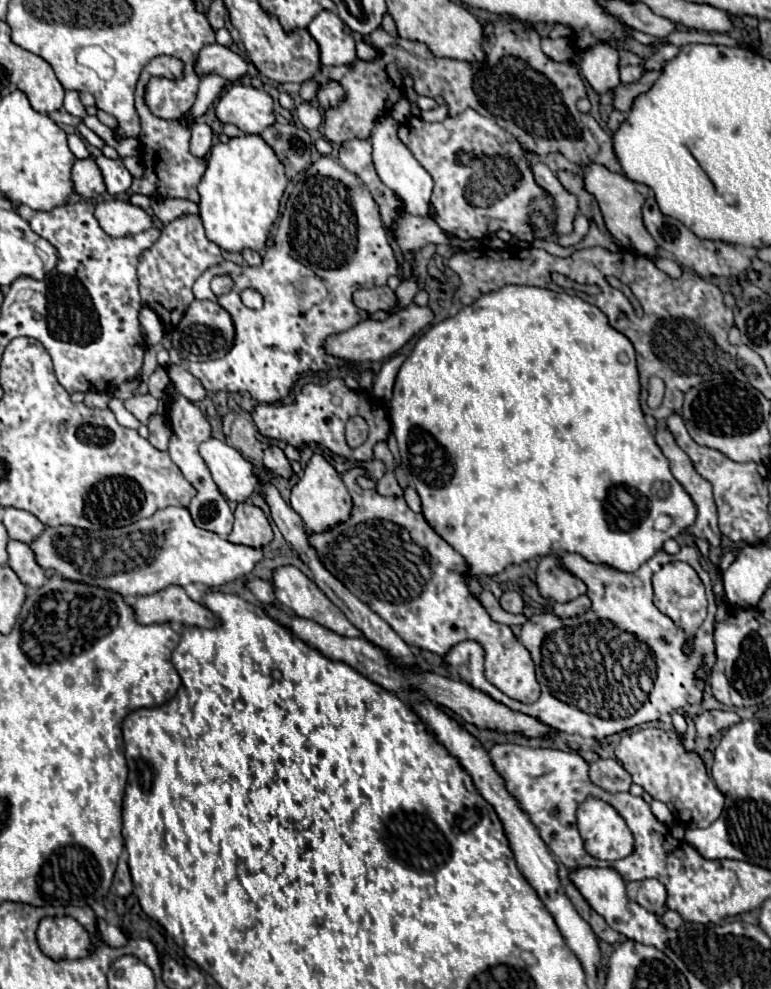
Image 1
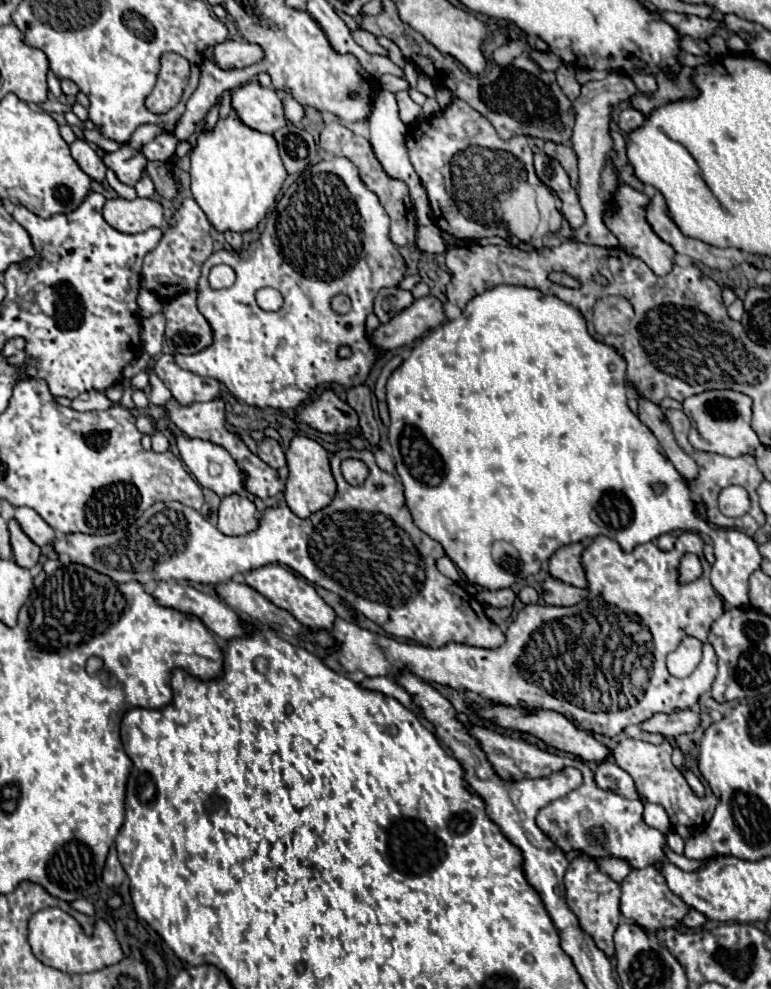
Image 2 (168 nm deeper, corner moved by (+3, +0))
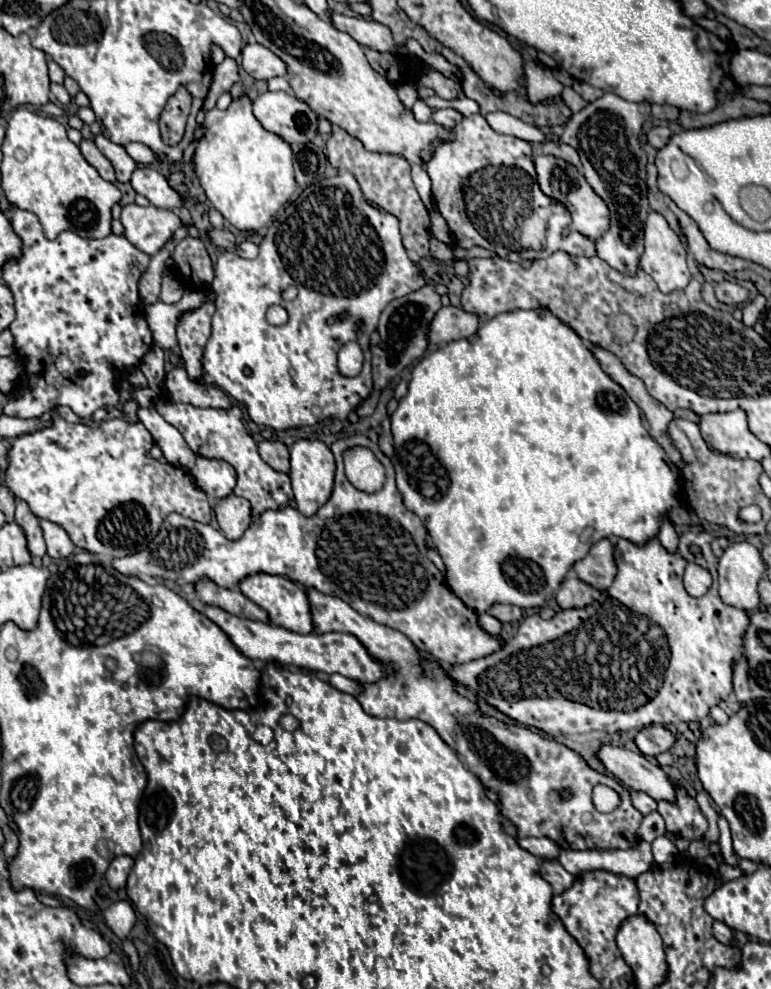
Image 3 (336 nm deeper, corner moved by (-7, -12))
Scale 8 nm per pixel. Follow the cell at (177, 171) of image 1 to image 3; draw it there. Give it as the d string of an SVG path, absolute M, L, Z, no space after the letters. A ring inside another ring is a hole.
M180 88L166 104L159 118L162 140L165 144L174 146L178 144L185 132L185 126L190 114L190 96L186 88Z

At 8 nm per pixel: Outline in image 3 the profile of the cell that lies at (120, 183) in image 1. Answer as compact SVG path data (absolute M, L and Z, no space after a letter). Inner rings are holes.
M136 168L132 172L132 188L146 196L150 200L150 204L158 206L158 208L178 208L178 206L186 206L188 200L178 194L168 180L154 168Z

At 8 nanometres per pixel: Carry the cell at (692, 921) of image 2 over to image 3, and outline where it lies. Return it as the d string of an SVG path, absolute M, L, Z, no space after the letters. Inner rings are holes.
M714 922L714 936L716 936L716 940L720 940L722 944L732 944L732 942L734 942L734 932L732 932L732 928L728 928L724 922Z

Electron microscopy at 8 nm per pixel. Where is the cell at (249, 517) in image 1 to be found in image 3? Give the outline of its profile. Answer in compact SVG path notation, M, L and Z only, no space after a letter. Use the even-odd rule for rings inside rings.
M236 494L222 498L216 504L214 514L220 524L220 530L230 540L238 540L244 534L244 528L248 528L248 524L250 524L250 504L248 504L248 500L240 498Z

